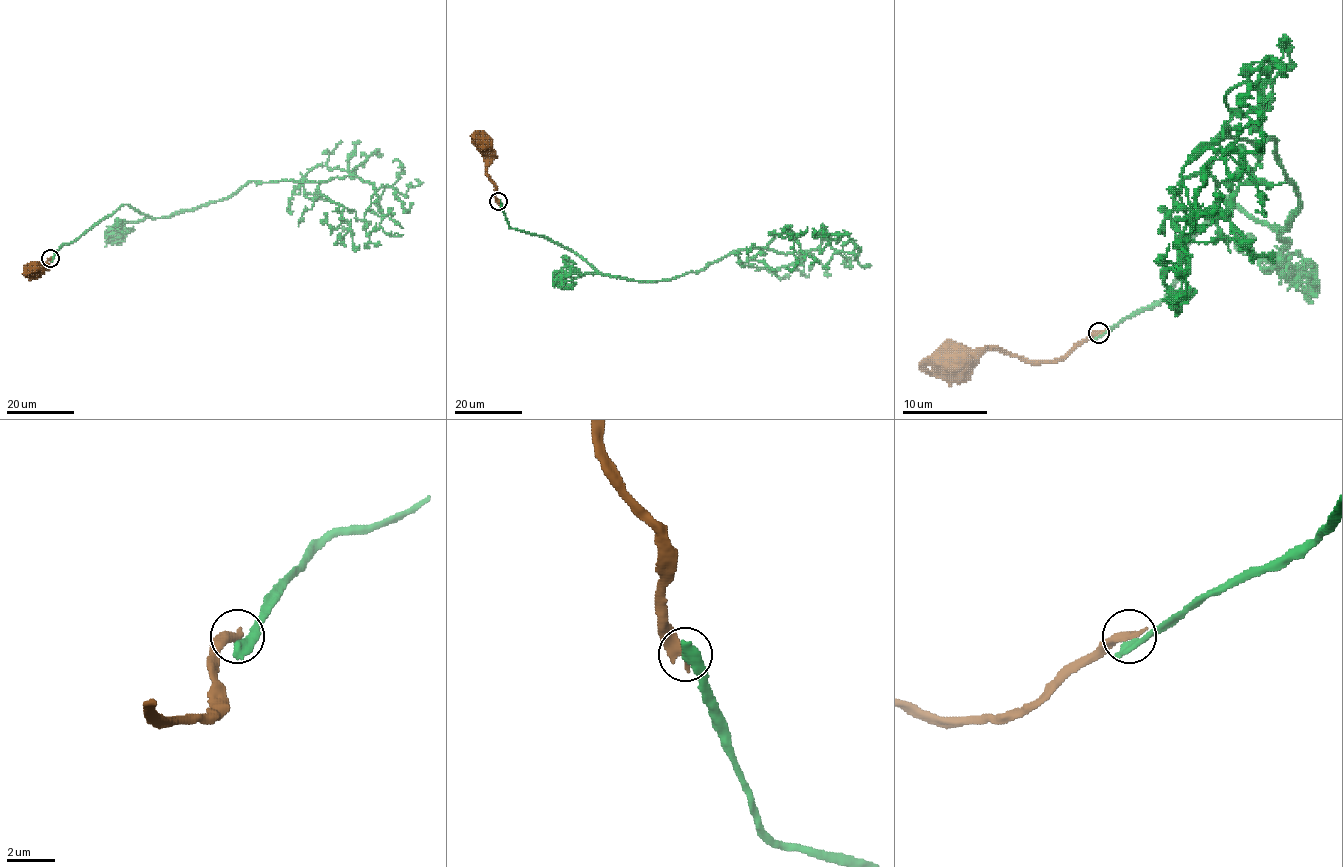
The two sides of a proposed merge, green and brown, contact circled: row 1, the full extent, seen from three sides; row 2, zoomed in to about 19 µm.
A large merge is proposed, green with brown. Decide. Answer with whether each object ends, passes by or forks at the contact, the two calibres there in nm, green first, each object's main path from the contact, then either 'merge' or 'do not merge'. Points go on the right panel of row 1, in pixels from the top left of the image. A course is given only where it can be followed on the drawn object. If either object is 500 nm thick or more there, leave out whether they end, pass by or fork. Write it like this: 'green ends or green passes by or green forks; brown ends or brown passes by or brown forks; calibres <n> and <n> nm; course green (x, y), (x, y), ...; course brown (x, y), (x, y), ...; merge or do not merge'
green ends; brown ends; calibres 440 and 440 nm; course green (1099, 333), (1165, 297), (1224, 197), (1287, 227), (1270, 138), (1226, 125), (1184, 168), (1169, 267); course brown (1099, 333), (1052, 360), (1033, 360), (983, 350), (951, 350), (940, 358), (947, 360); do not merge

